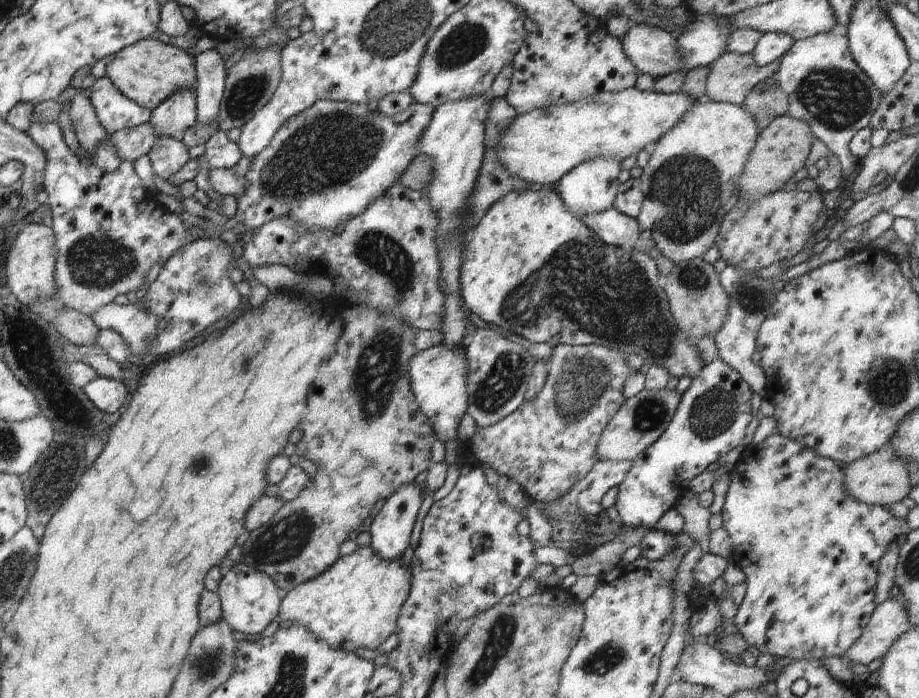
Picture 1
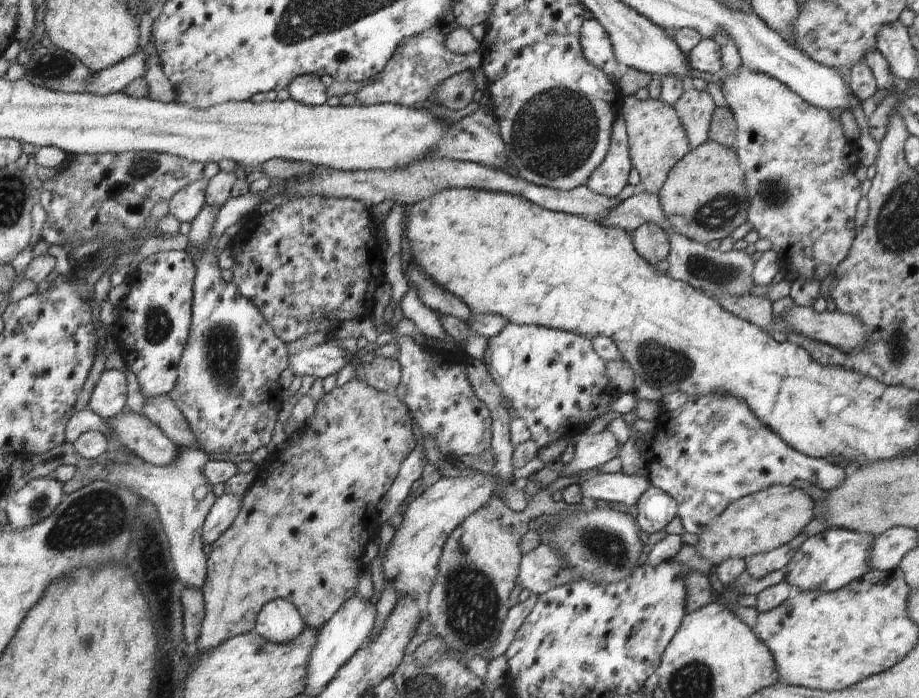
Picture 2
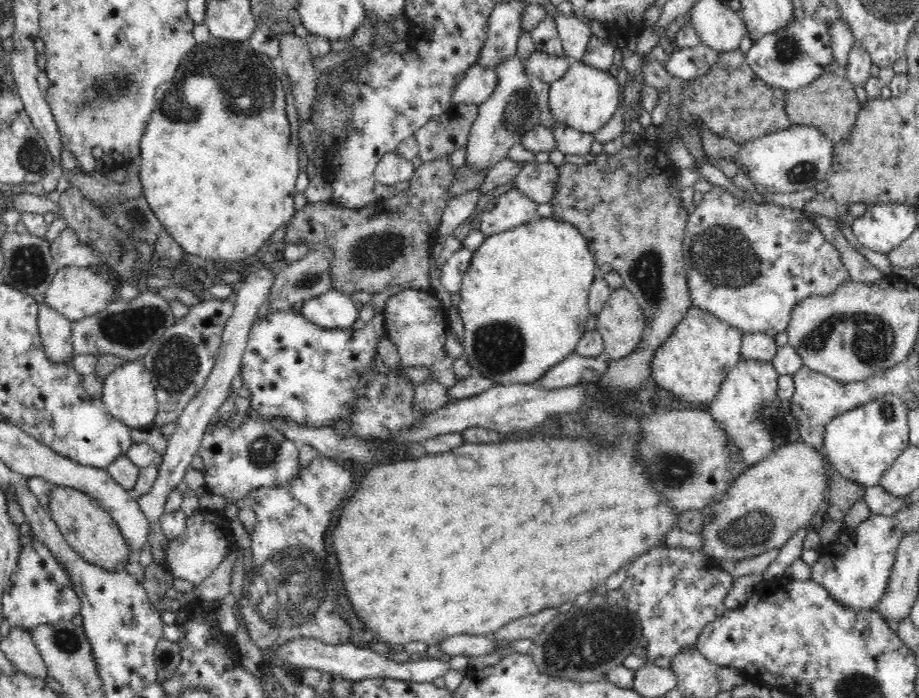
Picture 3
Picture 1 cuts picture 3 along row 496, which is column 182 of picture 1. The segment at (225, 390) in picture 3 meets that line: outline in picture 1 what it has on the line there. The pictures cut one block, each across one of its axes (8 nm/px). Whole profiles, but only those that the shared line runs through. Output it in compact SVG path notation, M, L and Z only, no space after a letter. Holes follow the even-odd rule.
M175 136L160 137L154 148L148 152L148 156L155 174L167 181L191 160L184 142L180 142Z

